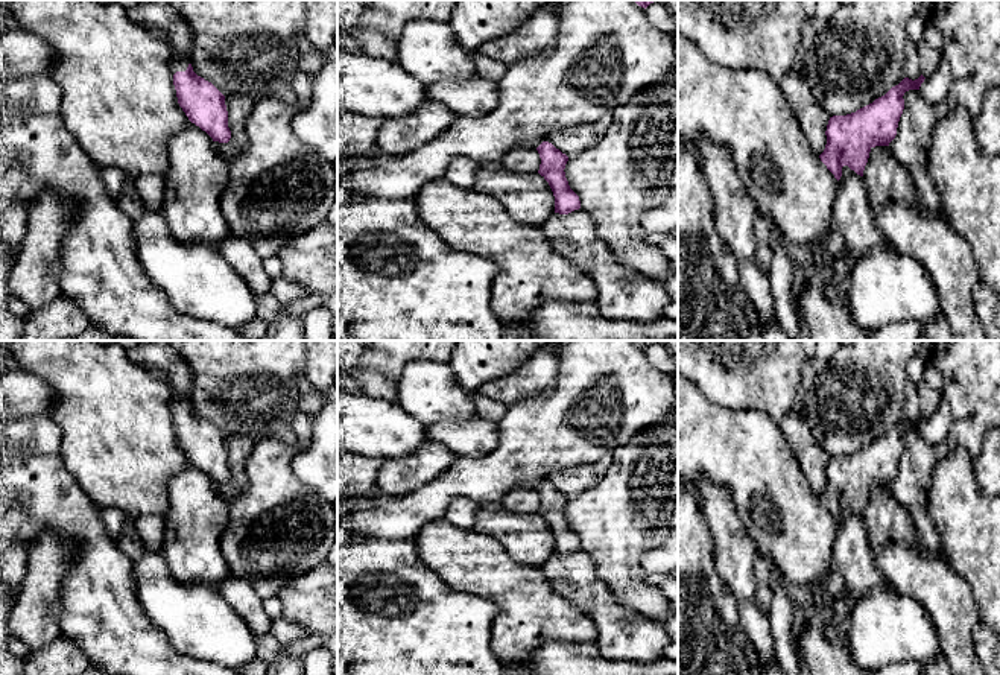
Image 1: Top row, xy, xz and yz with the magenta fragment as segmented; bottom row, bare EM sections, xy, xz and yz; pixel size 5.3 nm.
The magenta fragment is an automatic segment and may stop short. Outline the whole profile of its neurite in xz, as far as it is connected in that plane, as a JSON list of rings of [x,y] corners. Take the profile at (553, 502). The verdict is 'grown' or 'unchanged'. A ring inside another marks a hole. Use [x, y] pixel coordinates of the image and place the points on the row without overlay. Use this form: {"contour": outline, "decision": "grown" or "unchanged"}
{"contour": [[[543,482],[536,491],[541,499],[538,514],[549,523],[553,532],[555,553],[568,555],[579,550],[579,537],[570,529],[564,512],[568,497],[549,482]]], "decision": "unchanged"}

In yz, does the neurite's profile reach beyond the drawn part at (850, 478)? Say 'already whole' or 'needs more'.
already whole

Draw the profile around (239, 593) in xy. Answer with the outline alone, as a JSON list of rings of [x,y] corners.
[[[229,573],[217,590],[246,622],[254,635],[269,634],[272,619],[263,610],[263,599],[246,581]]]

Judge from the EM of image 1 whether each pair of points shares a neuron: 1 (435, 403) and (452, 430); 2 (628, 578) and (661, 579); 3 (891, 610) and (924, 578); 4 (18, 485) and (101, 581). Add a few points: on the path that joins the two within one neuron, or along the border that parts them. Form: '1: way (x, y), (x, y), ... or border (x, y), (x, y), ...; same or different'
1: border (476, 414), (467, 420), (438, 420), (426, 427); different
2: border (646, 572), (646, 579), (661, 592); different
3: border (891, 587), (912, 596), (932, 621); different
4: way (47, 497), (91, 540), (94, 552); same

